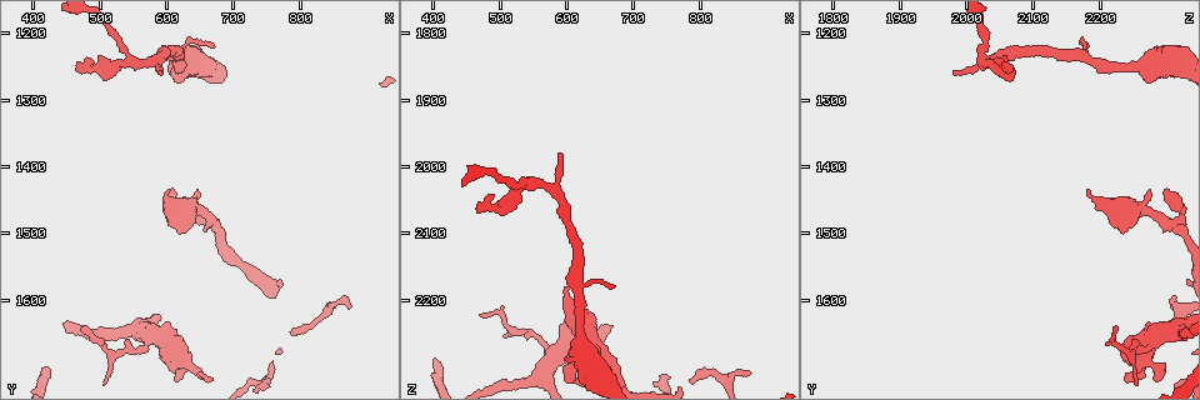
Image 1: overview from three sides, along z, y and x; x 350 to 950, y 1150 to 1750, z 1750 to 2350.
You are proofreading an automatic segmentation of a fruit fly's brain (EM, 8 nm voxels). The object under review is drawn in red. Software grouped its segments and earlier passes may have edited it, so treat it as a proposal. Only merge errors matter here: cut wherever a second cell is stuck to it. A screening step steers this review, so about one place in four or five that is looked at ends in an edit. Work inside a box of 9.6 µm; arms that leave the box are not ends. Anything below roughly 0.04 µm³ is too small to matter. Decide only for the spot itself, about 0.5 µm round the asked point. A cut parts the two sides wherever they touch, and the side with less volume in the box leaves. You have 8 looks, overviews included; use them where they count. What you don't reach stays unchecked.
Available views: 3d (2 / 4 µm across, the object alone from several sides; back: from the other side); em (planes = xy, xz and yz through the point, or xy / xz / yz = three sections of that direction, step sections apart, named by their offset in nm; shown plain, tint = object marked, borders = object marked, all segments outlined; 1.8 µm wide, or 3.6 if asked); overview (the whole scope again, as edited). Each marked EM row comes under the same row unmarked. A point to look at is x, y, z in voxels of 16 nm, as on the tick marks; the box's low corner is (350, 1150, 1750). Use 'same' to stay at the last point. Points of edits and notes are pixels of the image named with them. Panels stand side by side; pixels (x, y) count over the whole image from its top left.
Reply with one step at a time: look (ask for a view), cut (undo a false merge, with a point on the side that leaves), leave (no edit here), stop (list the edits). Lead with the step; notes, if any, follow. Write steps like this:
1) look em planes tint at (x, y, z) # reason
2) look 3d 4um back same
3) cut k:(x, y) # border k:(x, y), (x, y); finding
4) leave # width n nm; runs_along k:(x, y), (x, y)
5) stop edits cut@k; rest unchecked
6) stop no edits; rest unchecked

look em xy step 8 tint at (580, 1655, 2285) # arms part here

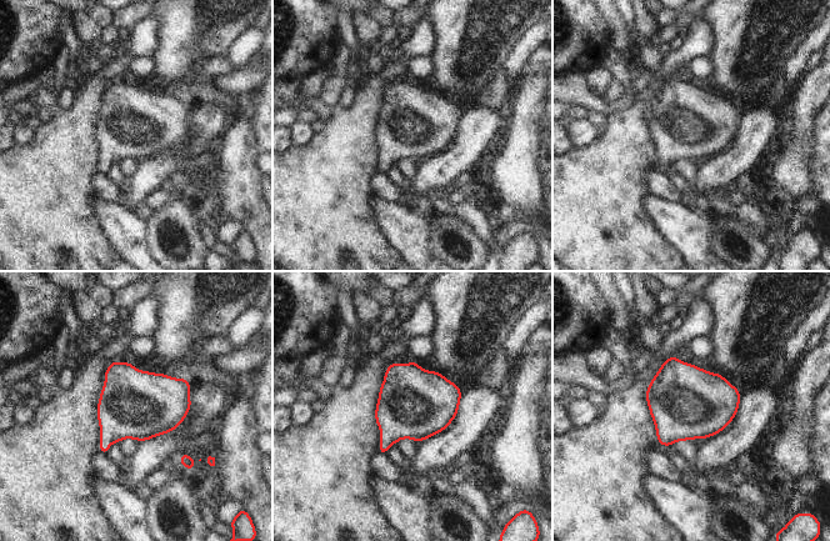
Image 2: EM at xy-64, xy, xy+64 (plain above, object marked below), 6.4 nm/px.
look em planes tint same

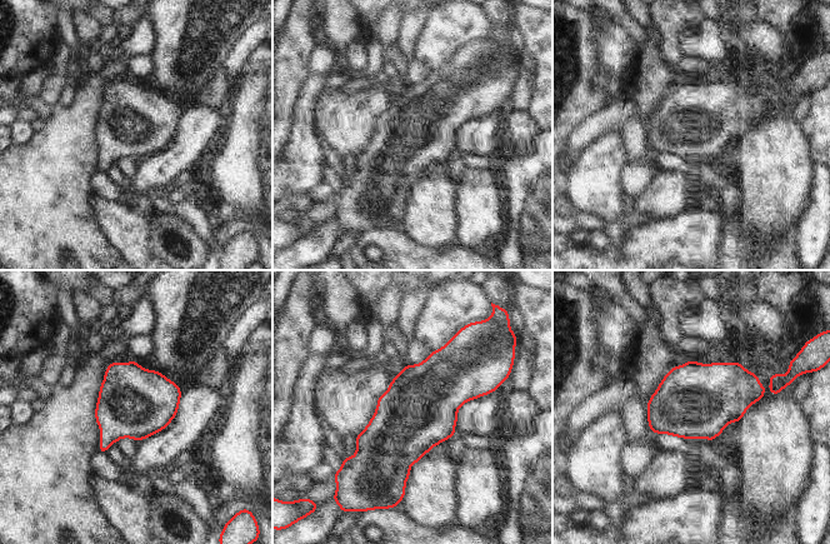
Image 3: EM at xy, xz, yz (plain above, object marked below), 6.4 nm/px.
leave # width 460 nm; all the same cell

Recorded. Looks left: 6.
look em 3.6um planes borders at (635, 1460, 2250) # calibre changes

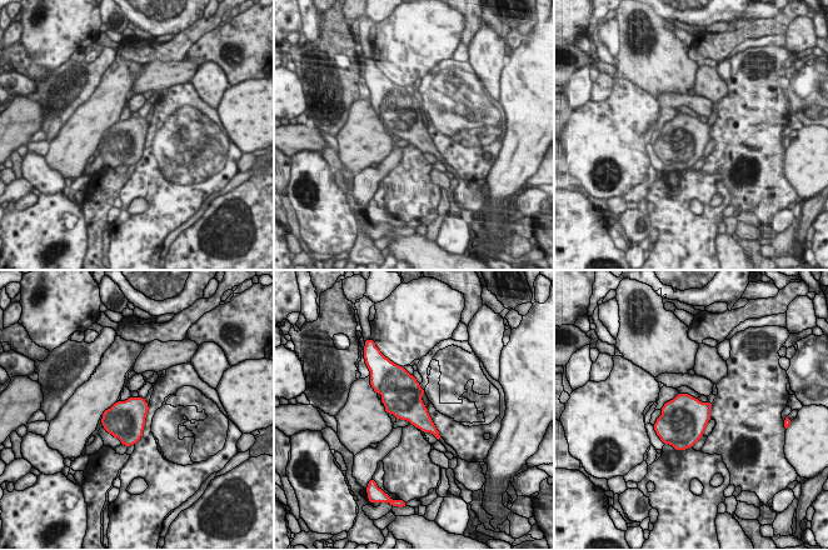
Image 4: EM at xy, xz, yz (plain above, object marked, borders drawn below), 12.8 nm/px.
leave # all the same cell

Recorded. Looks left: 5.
look 3d 2um back at (545, 1245, 2025) # branch point

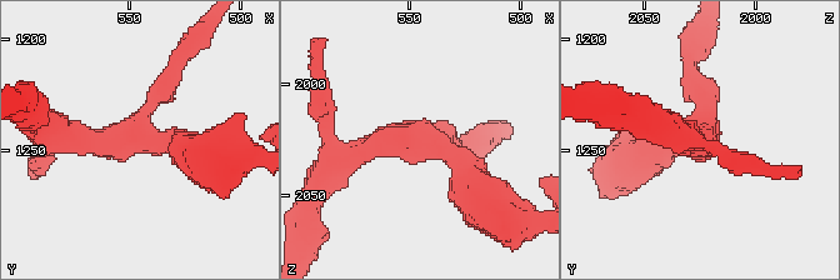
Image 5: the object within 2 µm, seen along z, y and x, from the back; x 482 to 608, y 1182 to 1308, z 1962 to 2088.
look em xz step 8 tint at (546, 1242, 2025)

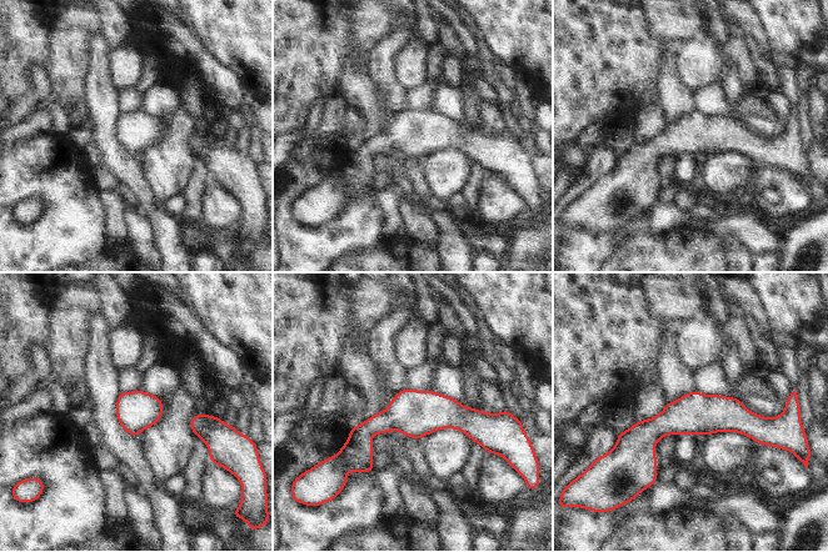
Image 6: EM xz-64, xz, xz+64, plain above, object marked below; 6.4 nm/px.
look em planes tint same

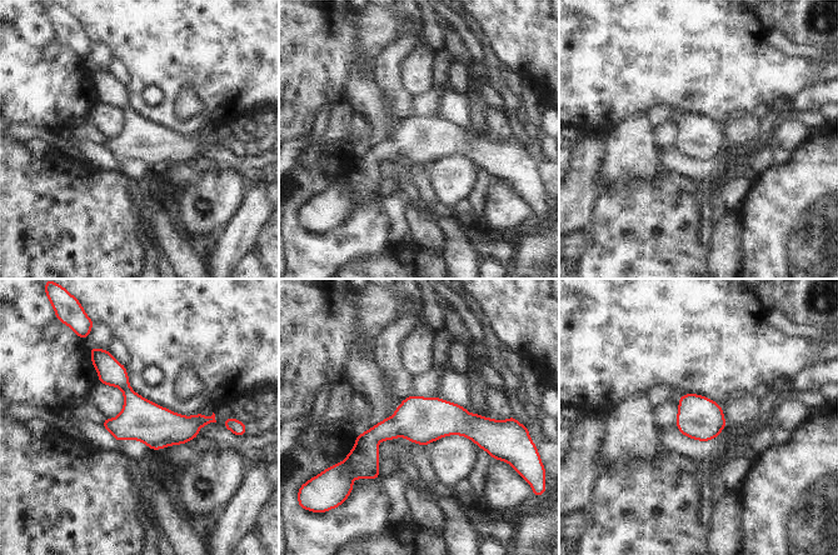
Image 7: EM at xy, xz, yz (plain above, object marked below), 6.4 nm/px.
leave # runs_along 7:(494, 425), (398, 424), (354, 455); continuous, no second cell

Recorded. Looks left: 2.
stop no edits; rest unchecked

